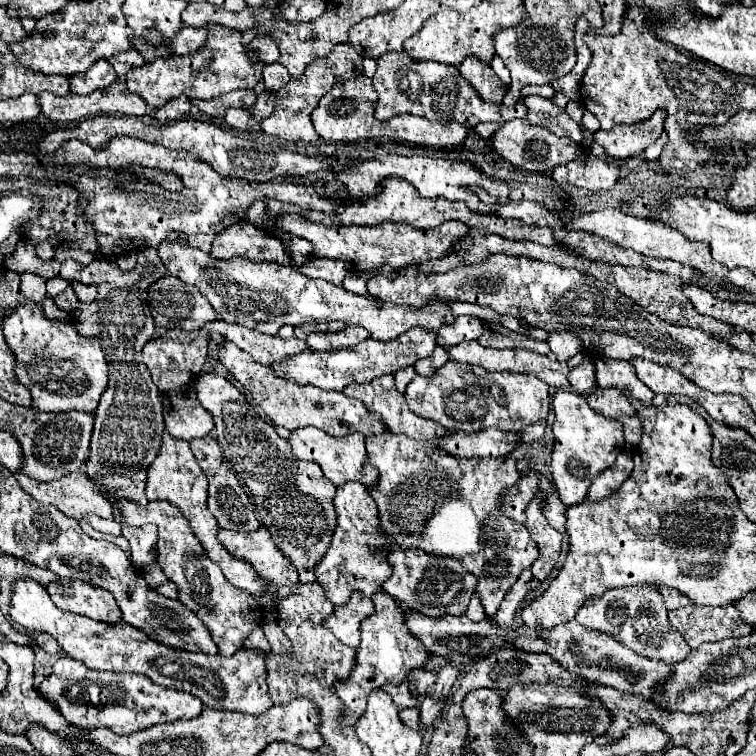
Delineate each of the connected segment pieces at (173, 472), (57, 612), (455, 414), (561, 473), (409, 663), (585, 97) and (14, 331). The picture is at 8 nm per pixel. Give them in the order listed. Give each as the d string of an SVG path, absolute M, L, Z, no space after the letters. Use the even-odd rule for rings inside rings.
M167 431L163 433L163 441L161 441L161 449L159 449L159 455L157 459L151 463L149 467L149 479L147 479L147 499L149 501L169 501L171 505L175 505L183 517L187 519L193 535L201 541L207 557L217 563L221 567L221 571L227 575L227 579L241 587L241 589L247 589L261 607L273 611L277 605L275 605L275 591L267 595L265 591L265 585L259 583L257 579L257 573L243 561L243 559L233 559L223 547L221 543L217 541L217 521L213 519L213 515L209 515L209 509L207 509L207 477L203 475L201 467L197 465L197 459L193 457L191 449L189 449L189 443L187 441L179 441L179 439L173 439Z
M21 577L11 583L11 609L9 617L23 629L35 633L49 633L59 641L61 649L75 661L85 663L95 671L115 671L115 673L141 673L153 683L163 687L173 687L177 691L187 691L203 701L211 709L229 709L241 713L265 713L273 701L267 693L267 655L255 649L241 649L231 657L213 657L205 653L189 653L183 649L167 647L141 629L119 621L103 623L93 621L83 615L61 611L49 597L47 589L35 579Z
M449 359L437 375L419 377L415 375L407 385L407 403L413 413L427 417L447 427L449 431L475 433L487 427L501 431L521 431L523 427L547 419L549 415L549 385L533 375L521 373L491 373L471 363L459 363Z
M559 389L553 395L553 411L555 411L555 423L553 423L555 445L553 445L551 471L563 505L571 507L587 497L589 485L599 473L613 467L619 449L623 447L623 427L621 423L617 423L617 419L609 419L593 411L583 395L567 389Z
M383 591L375 593L371 599L375 603L375 613L361 623L361 643L357 647L357 665L345 681L337 681L333 685L335 693L345 705L345 711L339 715L339 725L343 727L353 727L359 721L359 717L365 713L369 693L373 693L375 689L381 689L385 683L397 683L405 679L411 667L421 667L427 657L427 651L423 651L423 647L417 645L417 641L409 635L409 631L405 631L403 609L399 607L399 603Z
M637 5L627 7L625 21L617 35L585 35L585 43L591 49L593 59L581 81L581 101L599 119L601 129L609 131L621 123L639 123L649 119L657 109L663 109L667 113L665 133L669 141L657 159L659 167L685 169L685 165L691 165L691 159L699 163L699 159L703 159L701 153L717 153L717 147L705 147L705 143L697 139L697 133L703 127L695 125L725 123L735 115L739 111L739 81L725 77L723 71L711 69L703 59L697 59L671 43L661 43L653 31L649 31L645 11ZM703 91L709 91L711 95L703 95Z
M31 301L3 319L3 333L17 359L15 379L31 391L31 407L35 411L77 409L93 413L97 409L107 383L107 359L95 337L79 337L73 325L45 319L41 307Z

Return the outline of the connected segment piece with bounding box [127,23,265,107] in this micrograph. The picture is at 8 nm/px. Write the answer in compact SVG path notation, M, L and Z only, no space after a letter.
M215 23L205 25L207 41L205 47L189 55L171 55L167 59L157 57L153 63L143 67L131 67L127 73L129 91L141 93L147 105L161 107L177 95L187 95L189 99L213 99L225 95L233 89L251 89L263 81L265 61L253 47L243 47L241 31L231 31L227 27L217 27Z

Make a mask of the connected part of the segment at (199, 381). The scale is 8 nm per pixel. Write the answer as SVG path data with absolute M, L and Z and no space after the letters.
M203 373L195 379L195 387L197 399L215 419L217 441L221 443L221 451L225 451L225 467L237 471L237 479L249 485L249 491L251 487L261 487L261 493L253 495L253 511L257 511L261 527L269 529L277 547L295 565L299 583L313 583L313 567L323 559L337 529L337 513L333 507L335 485L325 479L317 463L293 459L289 443L277 435L273 425L251 409L239 389L225 377Z

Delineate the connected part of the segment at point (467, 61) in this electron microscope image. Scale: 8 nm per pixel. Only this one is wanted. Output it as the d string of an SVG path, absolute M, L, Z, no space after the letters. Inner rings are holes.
M469 55L463 59L459 65L461 75L475 87L475 91L485 99L485 101L495 101L501 103L503 95L507 93L507 85L495 75L489 63Z

